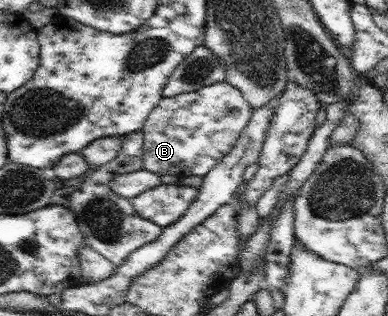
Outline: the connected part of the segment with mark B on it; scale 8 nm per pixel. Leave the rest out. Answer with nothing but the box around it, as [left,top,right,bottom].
[143,82,254,178]

